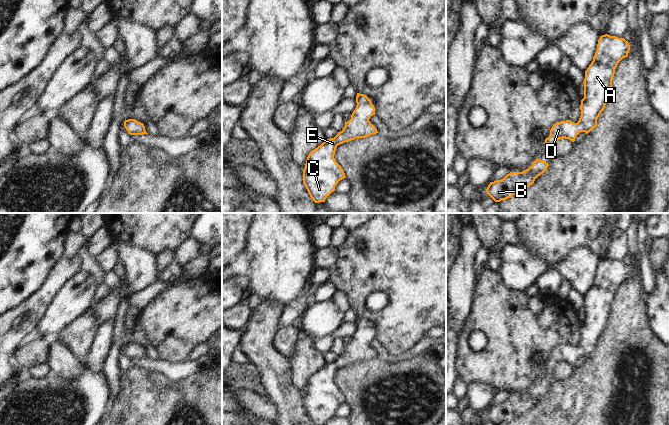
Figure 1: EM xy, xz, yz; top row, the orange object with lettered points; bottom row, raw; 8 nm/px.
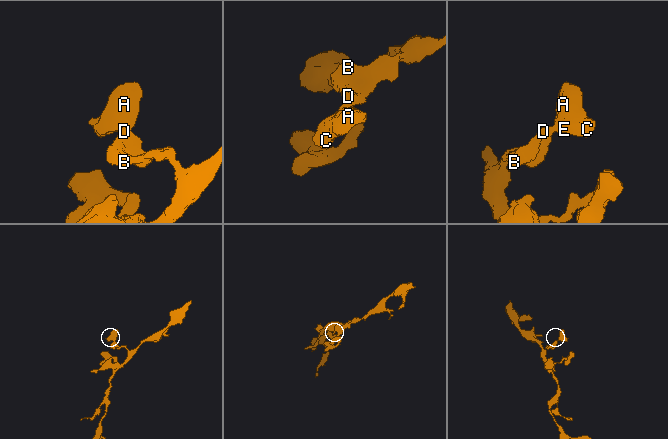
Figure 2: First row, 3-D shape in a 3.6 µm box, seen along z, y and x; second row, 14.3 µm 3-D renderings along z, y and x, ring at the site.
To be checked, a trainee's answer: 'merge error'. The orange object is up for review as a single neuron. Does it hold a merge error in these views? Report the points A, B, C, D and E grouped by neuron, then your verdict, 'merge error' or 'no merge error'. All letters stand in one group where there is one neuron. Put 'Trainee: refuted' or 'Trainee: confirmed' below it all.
groups A B C D E; no merge error
Trainee: refuted

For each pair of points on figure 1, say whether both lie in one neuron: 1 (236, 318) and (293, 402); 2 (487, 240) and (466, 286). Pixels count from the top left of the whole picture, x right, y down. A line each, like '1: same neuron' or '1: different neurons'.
1: different neurons
2: different neurons

